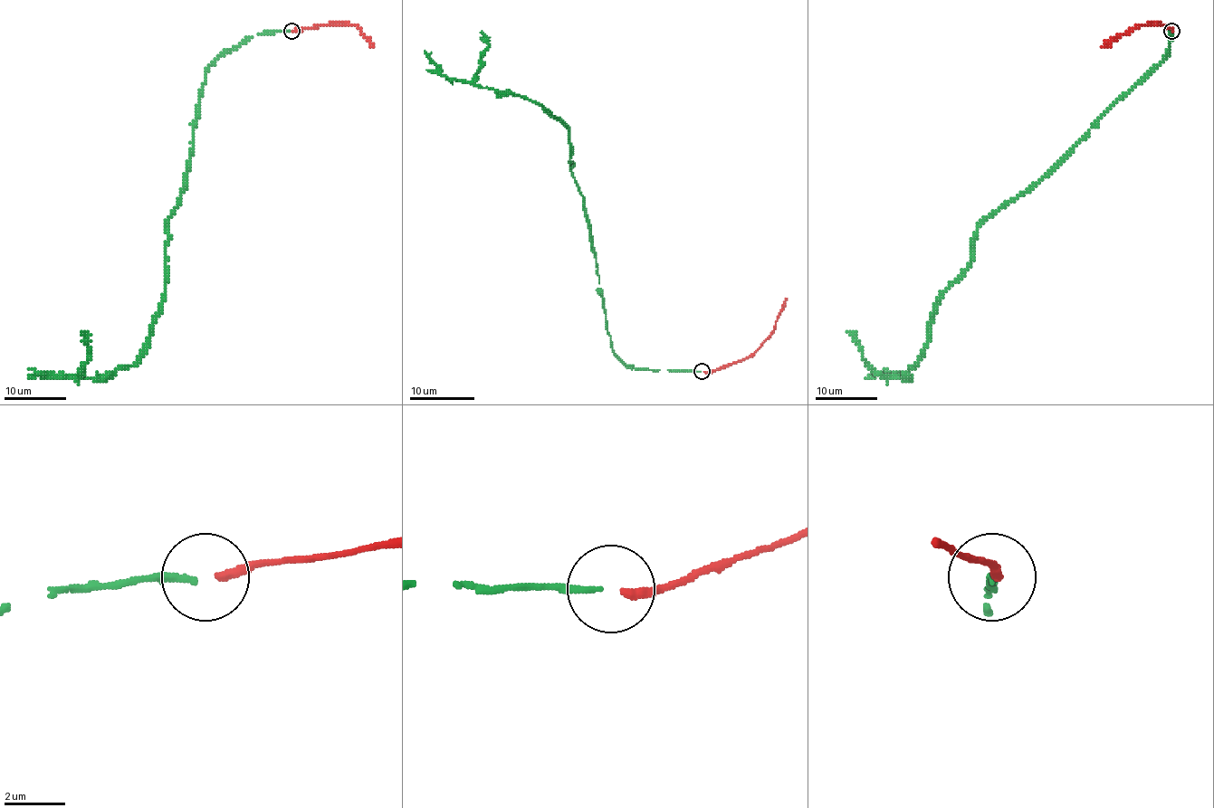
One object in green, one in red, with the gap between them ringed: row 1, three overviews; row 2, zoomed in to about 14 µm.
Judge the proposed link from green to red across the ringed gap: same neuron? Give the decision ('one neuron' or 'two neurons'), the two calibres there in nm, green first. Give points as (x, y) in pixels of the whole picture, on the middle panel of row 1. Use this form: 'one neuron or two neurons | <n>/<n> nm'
one neuron | 200/280 nm

